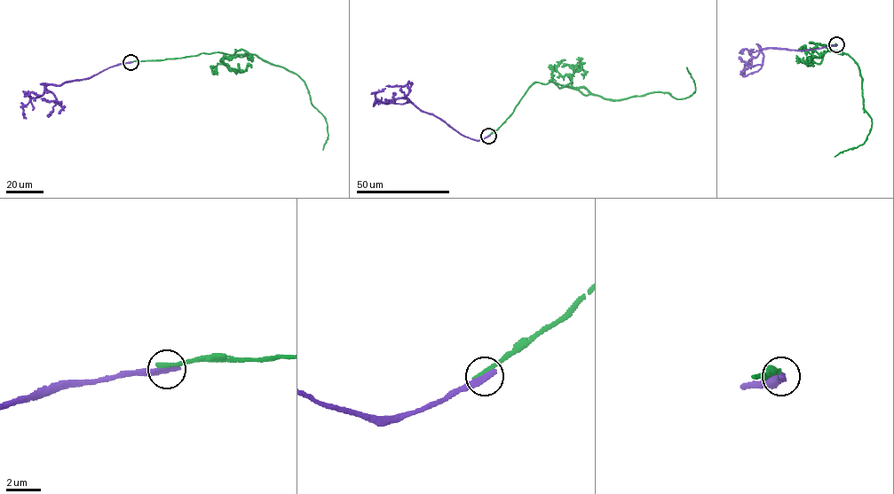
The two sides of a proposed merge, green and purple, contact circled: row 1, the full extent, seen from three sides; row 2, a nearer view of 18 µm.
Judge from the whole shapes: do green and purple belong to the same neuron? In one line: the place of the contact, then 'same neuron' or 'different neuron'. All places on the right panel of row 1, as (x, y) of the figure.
place (836, 44); different neuron

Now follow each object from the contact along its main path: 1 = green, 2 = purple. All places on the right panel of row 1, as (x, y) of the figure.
1: (836, 44), (810, 42), (845, 53), (856, 62), (862, 78), (864, 109), (872, 123), (862, 145), (834, 156)
2: (836, 44), (798, 50), (758, 47), (763, 56), (762, 63), (753, 66), (747, 65), (739, 56)

